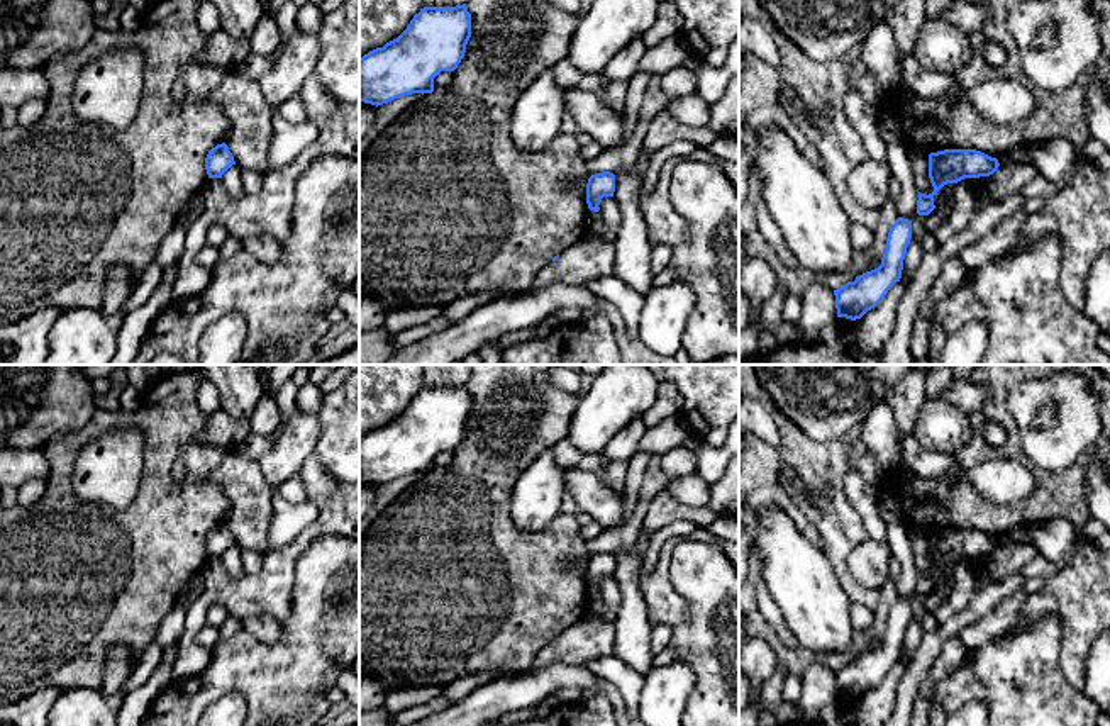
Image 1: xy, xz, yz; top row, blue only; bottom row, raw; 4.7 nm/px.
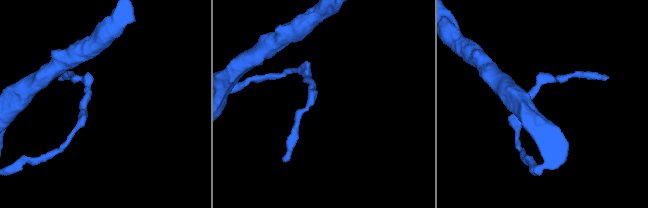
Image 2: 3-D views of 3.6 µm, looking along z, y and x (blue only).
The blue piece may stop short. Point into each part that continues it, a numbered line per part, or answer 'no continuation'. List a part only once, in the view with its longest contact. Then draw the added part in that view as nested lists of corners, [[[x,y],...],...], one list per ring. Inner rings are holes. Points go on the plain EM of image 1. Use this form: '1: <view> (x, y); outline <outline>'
no continuation

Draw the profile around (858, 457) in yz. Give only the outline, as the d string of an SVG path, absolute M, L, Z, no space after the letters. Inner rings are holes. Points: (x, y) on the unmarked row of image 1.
M863 439L852 446L847 446L846 461L849 470L857 470L863 478L880 492L886 472L881 468L881 463L868 450Z

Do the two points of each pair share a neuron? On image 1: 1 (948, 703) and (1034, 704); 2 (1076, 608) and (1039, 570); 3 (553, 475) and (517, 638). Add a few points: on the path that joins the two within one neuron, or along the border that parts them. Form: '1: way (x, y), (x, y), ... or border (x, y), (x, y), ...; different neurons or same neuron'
1: way (970, 691), (1012, 691); same neuron
2: border (1056, 569), (1048, 579); different neurons
3: border (509, 504), (529, 531), (560, 511); different neurons

